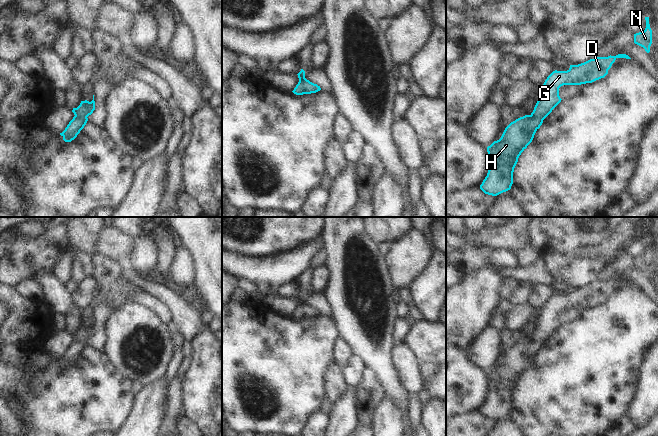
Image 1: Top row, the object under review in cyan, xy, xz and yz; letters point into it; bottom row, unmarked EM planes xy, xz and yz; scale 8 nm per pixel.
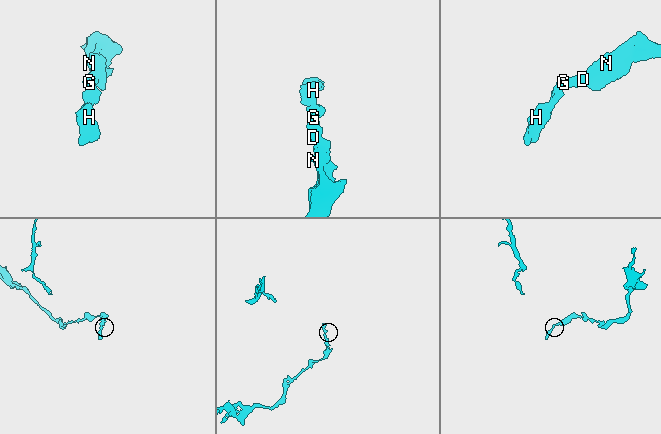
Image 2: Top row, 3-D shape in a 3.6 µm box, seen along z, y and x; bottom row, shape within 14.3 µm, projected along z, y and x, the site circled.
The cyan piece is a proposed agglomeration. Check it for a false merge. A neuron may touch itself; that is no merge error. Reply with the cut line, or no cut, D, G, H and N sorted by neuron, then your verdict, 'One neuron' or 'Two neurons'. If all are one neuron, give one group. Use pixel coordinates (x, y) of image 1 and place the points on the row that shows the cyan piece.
No split. Groups: D G H N. One neuron.

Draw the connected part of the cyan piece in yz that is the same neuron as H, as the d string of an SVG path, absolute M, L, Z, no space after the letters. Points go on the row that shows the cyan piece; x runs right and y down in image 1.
M626 54L596 57L578 65L570 65L567 71L553 71L541 88L533 112L511 122L501 138L487 147L489 170L480 189L492 196L510 190L519 156L532 142L543 120L562 100L559 88L563 85L592 83L604 78L617 58L631 59Z

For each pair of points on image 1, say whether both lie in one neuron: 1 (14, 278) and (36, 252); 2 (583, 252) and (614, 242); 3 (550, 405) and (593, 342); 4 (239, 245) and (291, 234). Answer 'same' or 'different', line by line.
1: same
2: same
3: same
4: same

